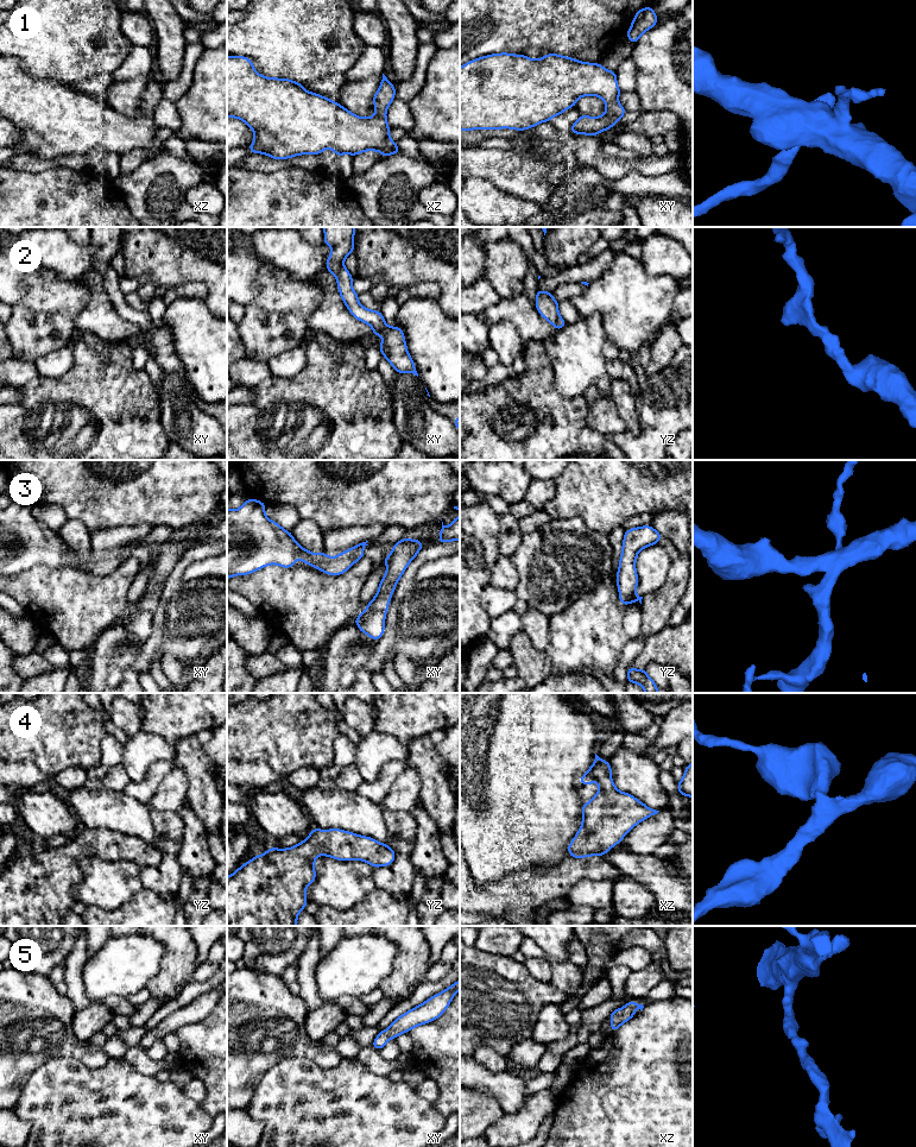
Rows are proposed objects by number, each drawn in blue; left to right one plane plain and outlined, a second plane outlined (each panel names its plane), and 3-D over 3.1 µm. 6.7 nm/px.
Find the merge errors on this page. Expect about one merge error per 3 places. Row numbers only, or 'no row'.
no row

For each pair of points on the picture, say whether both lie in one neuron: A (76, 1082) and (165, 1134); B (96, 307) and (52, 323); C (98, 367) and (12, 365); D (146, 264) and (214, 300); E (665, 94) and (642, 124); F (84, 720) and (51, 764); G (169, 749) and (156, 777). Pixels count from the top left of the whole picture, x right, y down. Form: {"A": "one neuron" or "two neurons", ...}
{"A": "one neuron", "B": "two neurons", "C": "two neurons", "D": "one neuron", "E": "two neurons", "F": "one neuron", "G": "two neurons"}

